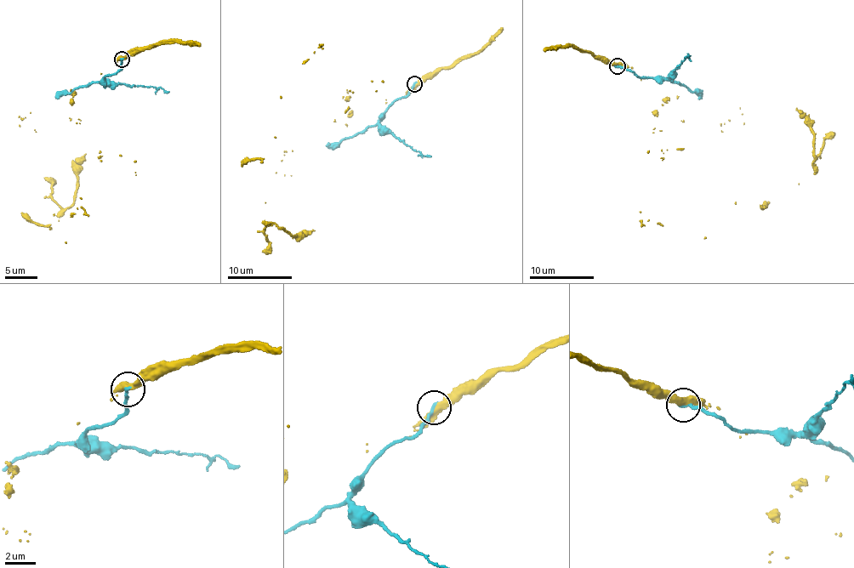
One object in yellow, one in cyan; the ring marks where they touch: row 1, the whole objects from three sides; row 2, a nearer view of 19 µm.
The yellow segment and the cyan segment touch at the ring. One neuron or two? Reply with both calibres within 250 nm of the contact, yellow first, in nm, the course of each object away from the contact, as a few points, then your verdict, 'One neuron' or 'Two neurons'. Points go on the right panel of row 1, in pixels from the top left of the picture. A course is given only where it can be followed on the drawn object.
Thickness 400 nm (yellow) against 240 nm. Course of yellow: (617, 65), (681, 121), (645, 226), (706, 236), (736, 204), (765, 207), (814, 173), (801, 114), (728, 120). Course of cyan: (617, 65), (638, 77), (667, 77), (689, 56). Two neurons

